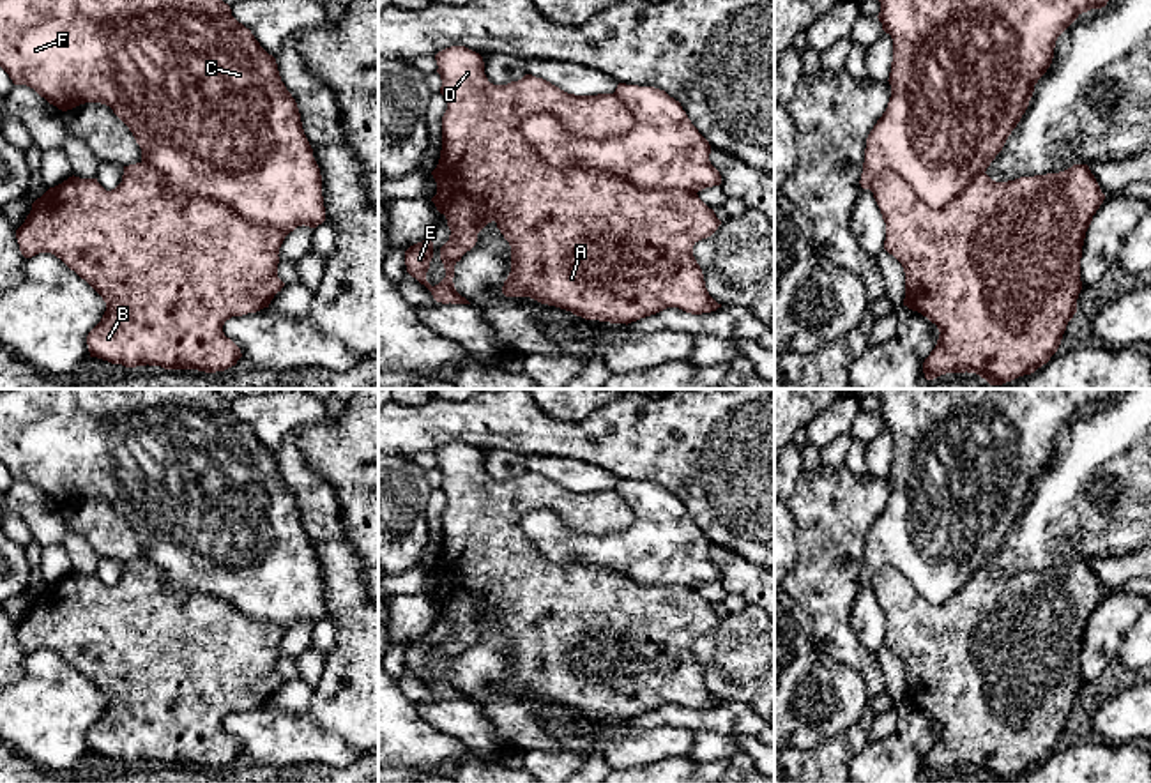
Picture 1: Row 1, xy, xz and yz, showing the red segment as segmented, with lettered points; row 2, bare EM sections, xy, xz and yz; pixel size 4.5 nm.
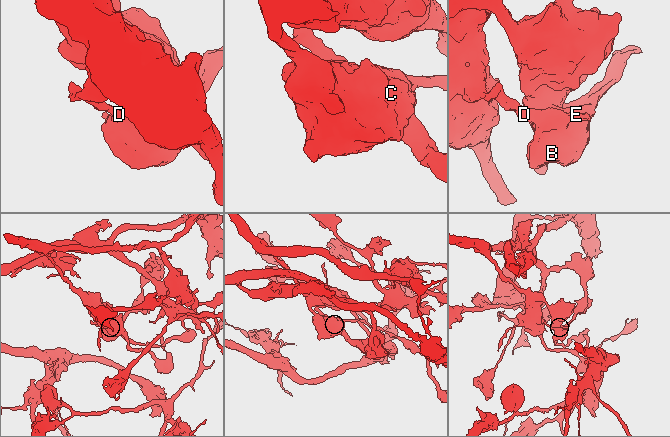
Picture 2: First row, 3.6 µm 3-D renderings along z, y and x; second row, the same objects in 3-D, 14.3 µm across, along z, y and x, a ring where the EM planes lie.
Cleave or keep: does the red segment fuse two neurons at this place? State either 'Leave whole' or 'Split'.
Split

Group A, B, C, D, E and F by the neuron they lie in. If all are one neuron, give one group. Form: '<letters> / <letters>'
A B D E / C F

